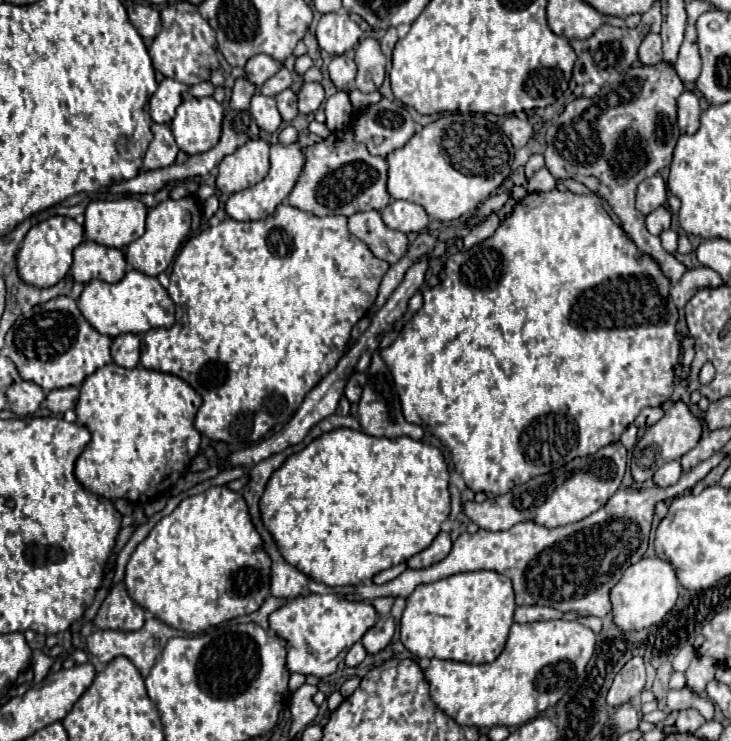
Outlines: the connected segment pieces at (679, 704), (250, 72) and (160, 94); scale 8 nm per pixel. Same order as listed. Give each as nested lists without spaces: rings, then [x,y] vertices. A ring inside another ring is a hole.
[[[690,688],[670,690],[670,692],[668,692],[668,708],[670,708],[672,712],[680,712],[680,710],[686,710],[686,708],[694,708],[694,710],[698,710],[706,720],[712,720],[715,712],[712,702],[708,702],[706,698],[702,698],[702,696],[698,696],[698,694],[692,694]]]
[[[258,54],[254,58],[250,58],[244,66],[244,72],[246,72],[246,78],[256,86],[260,88],[270,76],[274,76],[278,72],[280,64],[276,60],[272,60],[270,56],[264,56],[264,54]]]
[[[164,78],[150,98],[152,120],[158,124],[170,124],[182,102],[182,92],[188,92],[188,86],[174,78]]]

